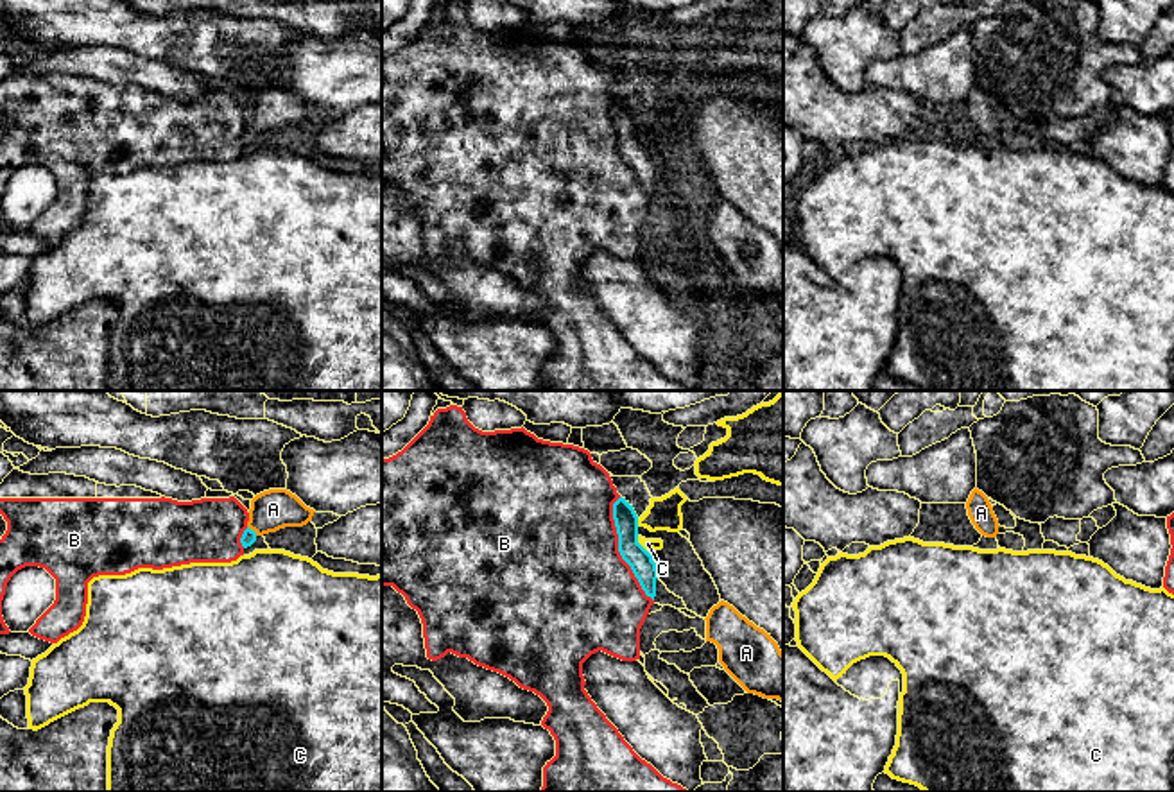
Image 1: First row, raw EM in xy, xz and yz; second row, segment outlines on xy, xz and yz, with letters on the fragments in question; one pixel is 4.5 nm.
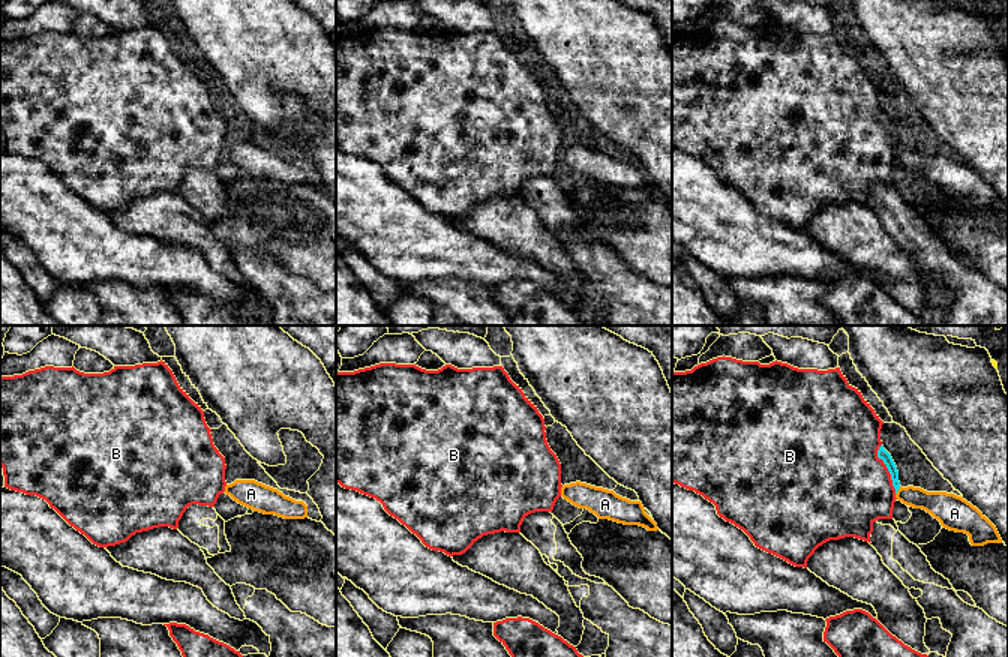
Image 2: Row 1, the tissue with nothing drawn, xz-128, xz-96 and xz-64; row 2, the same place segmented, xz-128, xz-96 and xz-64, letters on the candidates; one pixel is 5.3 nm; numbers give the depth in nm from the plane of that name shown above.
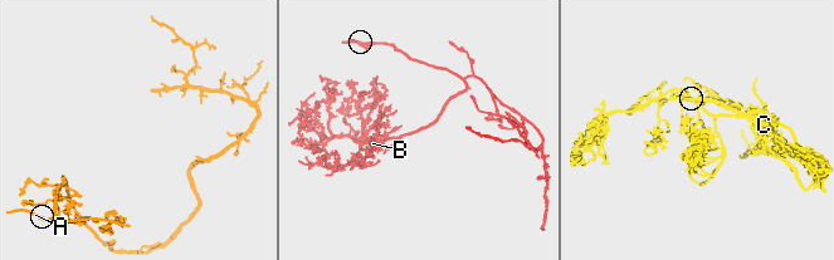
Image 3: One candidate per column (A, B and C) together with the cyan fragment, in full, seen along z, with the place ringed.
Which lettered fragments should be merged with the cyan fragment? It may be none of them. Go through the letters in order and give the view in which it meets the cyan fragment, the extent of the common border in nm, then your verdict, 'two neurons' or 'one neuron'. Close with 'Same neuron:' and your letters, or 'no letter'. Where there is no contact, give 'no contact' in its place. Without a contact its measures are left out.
A: xy | 60 nm | one neuron
B: xz | 500 nm | two neurons
C: xz | 80 nm | two neurons
Same neuron: A

